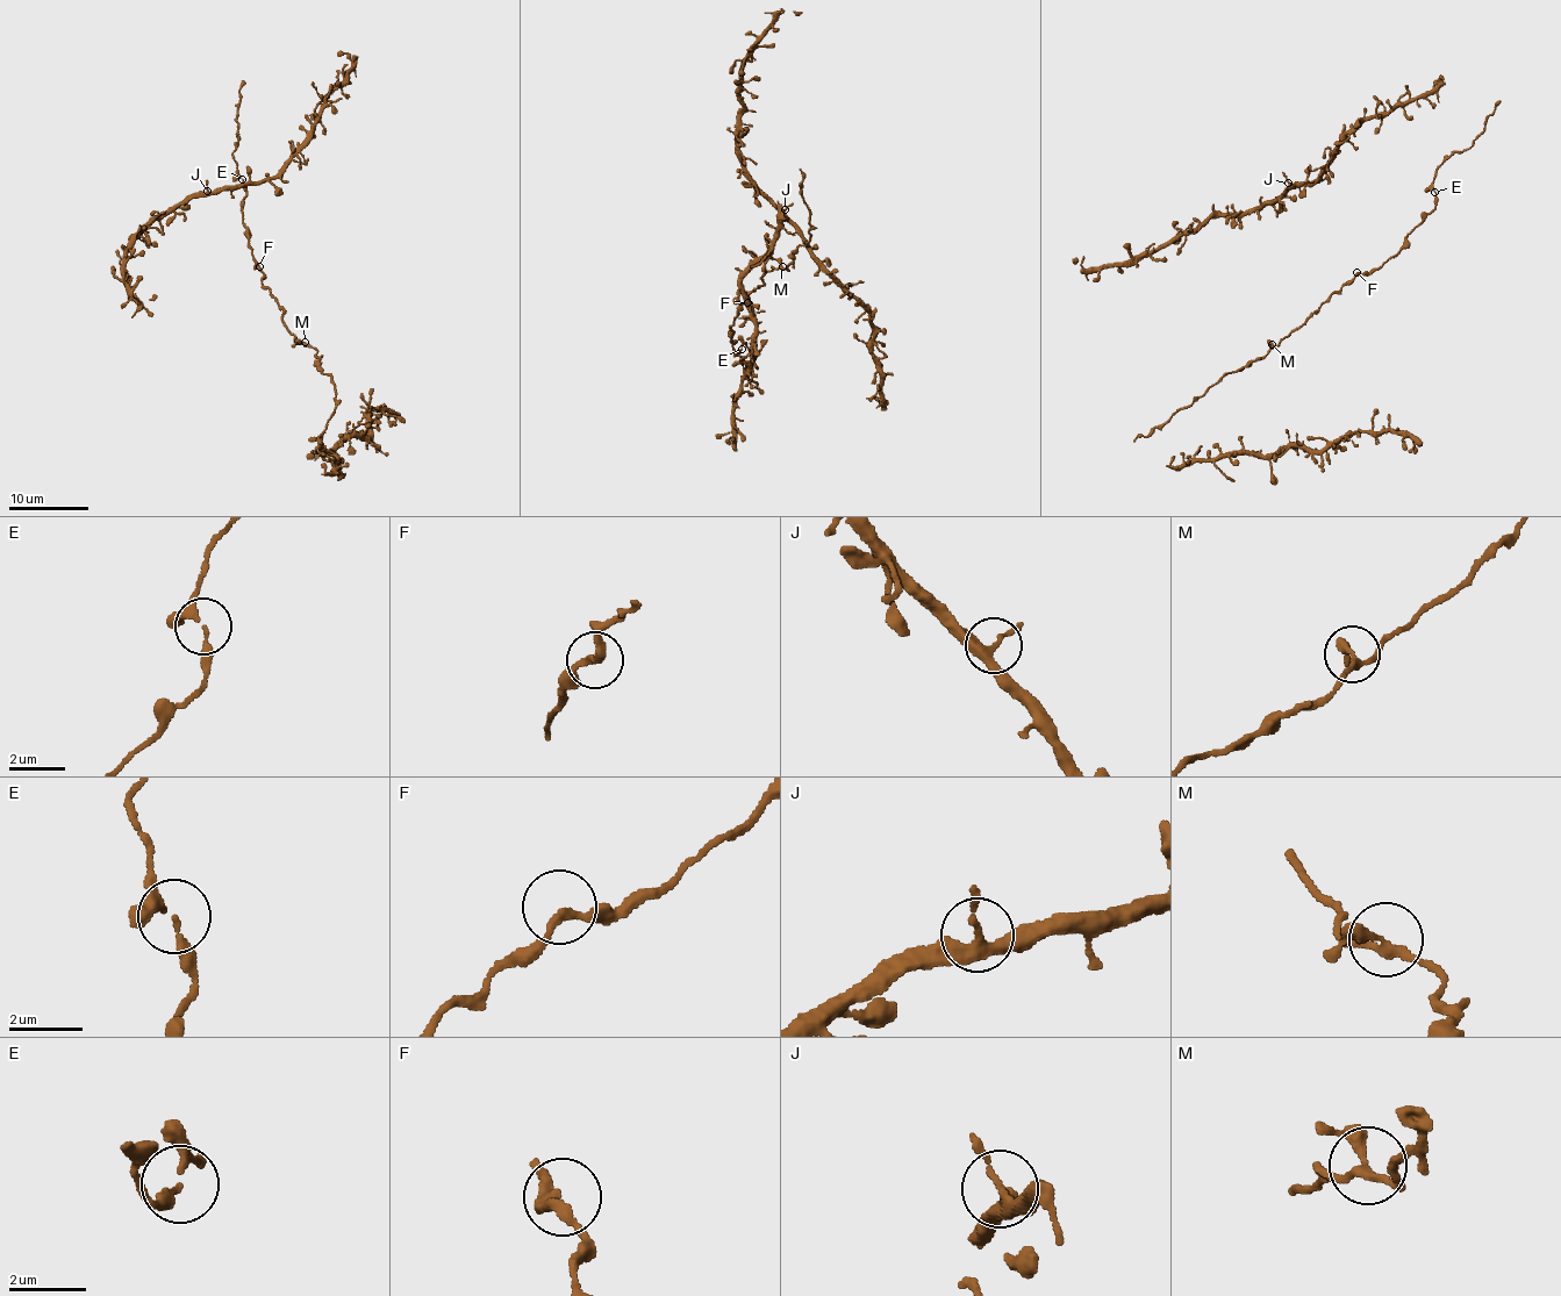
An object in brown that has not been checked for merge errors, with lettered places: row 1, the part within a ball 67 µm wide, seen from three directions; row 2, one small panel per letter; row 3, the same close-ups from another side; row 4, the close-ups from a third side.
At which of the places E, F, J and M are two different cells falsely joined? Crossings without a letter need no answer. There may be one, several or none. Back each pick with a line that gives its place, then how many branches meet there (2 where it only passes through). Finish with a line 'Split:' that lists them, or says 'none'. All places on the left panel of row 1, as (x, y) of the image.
Split: none

